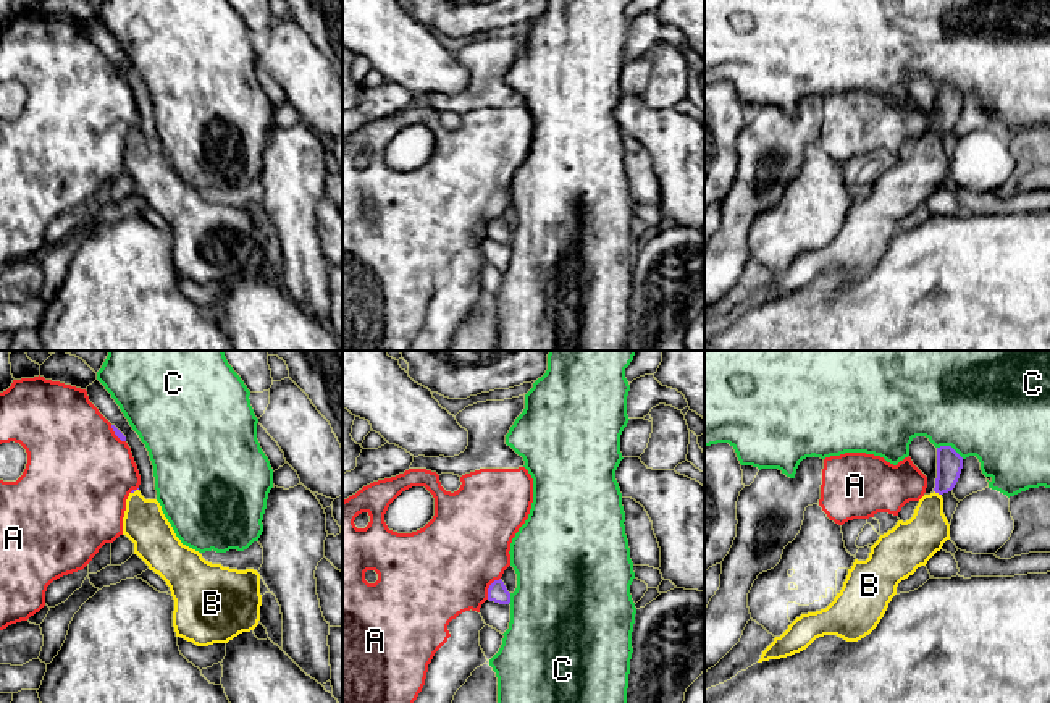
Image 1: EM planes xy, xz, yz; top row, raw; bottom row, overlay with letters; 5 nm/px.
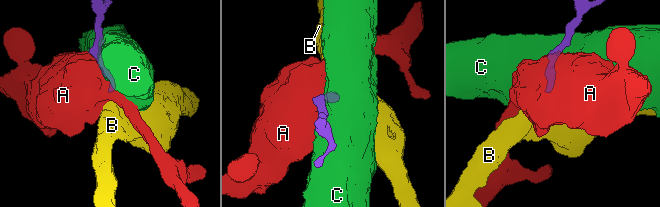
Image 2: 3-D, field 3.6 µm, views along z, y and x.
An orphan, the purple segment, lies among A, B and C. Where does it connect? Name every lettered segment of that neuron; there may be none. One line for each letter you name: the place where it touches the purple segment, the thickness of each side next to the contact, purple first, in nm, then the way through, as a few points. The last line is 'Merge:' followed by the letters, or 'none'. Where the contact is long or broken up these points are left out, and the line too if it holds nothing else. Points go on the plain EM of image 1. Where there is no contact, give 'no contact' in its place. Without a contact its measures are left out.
B: contact yz (937, 130); calibres 130 and 220 nm; way yz (949, 101), (947, 117), (937, 130), (923, 173)
Merge: B

